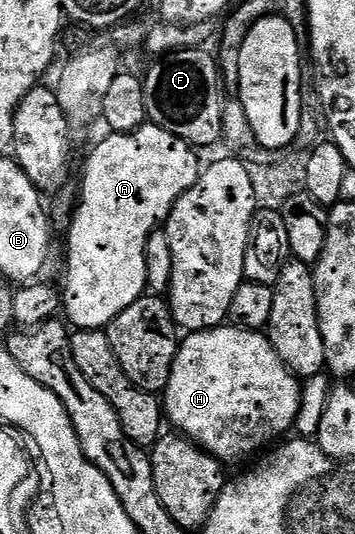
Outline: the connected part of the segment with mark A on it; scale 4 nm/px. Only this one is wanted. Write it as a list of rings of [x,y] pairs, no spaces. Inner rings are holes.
[[[147,122],[145,125],[137,127],[135,131],[110,133],[107,136],[103,143],[95,145],[94,152],[86,159],[86,172],[82,175],[82,200],[79,201],[78,208],[74,211],[74,220],[70,223],[70,240],[66,243],[70,252],[66,255],[66,291],[64,287],[60,295],[60,303],[64,308],[64,315],[66,311],[67,316],[65,315],[65,318],[68,320],[69,326],[80,331],[100,331],[109,327],[110,322],[117,315],[124,313],[124,309],[128,309],[128,305],[132,305],[132,301],[136,301],[142,295],[147,294],[146,246],[150,240],[150,235],[159,230],[160,225],[165,224],[174,203],[196,182],[200,174],[200,166],[198,167],[199,152],[180,137],[160,129],[155,123]]]

